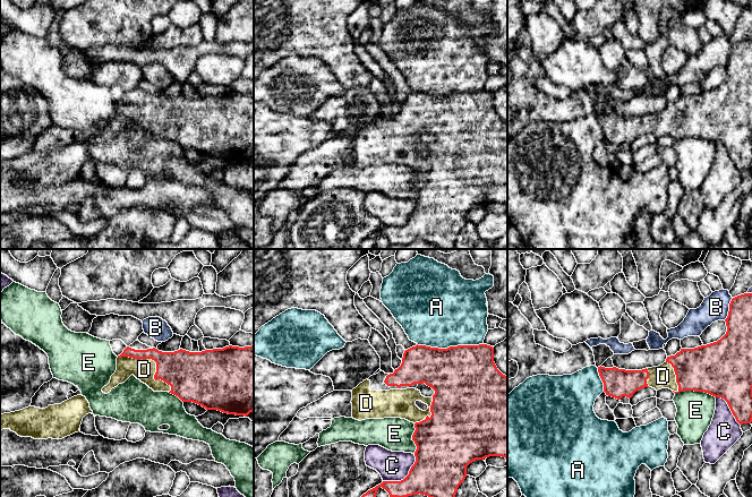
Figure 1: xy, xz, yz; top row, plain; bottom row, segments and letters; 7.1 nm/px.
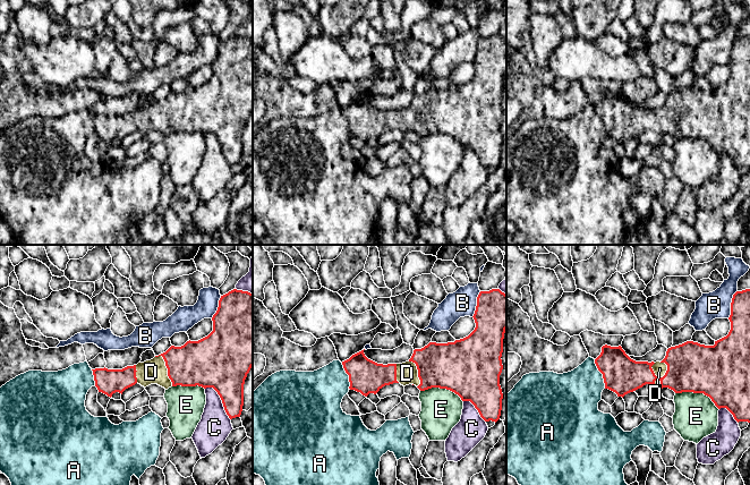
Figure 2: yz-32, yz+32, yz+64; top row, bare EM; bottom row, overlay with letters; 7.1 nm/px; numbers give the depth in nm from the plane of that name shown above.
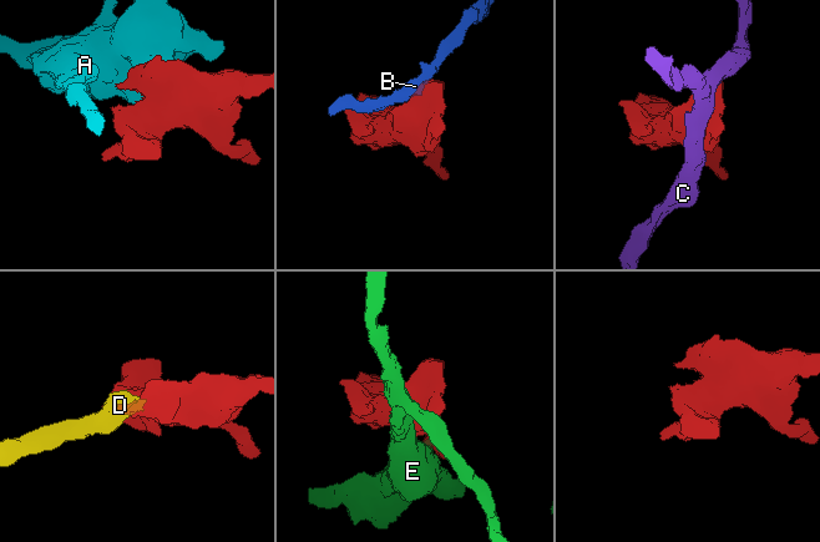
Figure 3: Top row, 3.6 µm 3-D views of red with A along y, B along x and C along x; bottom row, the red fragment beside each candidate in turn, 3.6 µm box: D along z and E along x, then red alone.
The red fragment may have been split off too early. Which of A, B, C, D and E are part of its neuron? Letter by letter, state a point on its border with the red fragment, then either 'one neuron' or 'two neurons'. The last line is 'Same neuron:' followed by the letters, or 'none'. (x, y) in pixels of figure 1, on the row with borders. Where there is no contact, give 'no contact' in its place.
A: xz (450, 346) | two neurons
B: yz (729, 309) | two neurons
C: xz (406, 477) | two neurons
D: xy (154, 360) | one neuron
E: yz (695, 391) | two neurons
Same neuron: D

